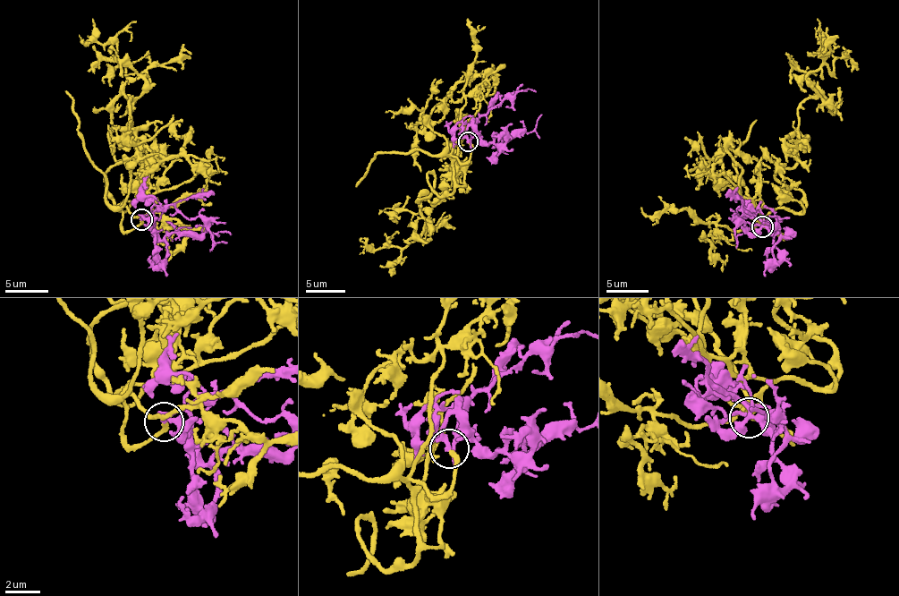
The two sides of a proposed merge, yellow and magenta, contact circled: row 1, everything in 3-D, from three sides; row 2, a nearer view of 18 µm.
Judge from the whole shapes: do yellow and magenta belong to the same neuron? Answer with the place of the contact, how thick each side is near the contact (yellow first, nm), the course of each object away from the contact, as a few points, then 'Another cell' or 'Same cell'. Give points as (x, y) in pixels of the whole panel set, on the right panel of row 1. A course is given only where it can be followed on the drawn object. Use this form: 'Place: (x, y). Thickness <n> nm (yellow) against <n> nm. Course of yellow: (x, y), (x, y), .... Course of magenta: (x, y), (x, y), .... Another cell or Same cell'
Place: (762, 226). Thickness 160 nm (yellow) against 280 nm. Course of yellow: (762, 226), (782, 234), (759, 160), (785, 164), (818, 94), (807, 75), (834, 70), (827, 42), (807, 54). Course of magenta: (762, 226), (776, 250), (777, 260), (773, 253), (779, 217), (767, 218). Same cell

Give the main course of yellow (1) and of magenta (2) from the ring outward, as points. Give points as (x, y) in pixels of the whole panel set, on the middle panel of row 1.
1: (468, 141), (470, 157), (446, 148), (441, 162), (459, 170), (418, 204), (420, 235), (402, 247), (360, 238)
2: (468, 141), (475, 138), (495, 144), (505, 140), (504, 136), (499, 143), (519, 133), (530, 132), (542, 114)

